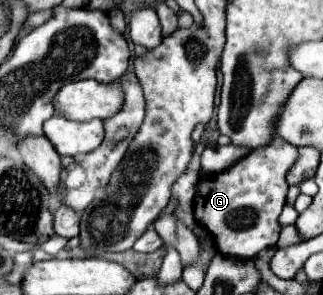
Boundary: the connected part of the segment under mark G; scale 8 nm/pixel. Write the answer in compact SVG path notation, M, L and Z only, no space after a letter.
M276 137L268 147L248 153L228 171L206 175L196 185L194 219L208 229L216 249L222 255L238 259L254 259L262 249L274 247L278 241L278 217L286 203L286 173L298 159L296 145Z

